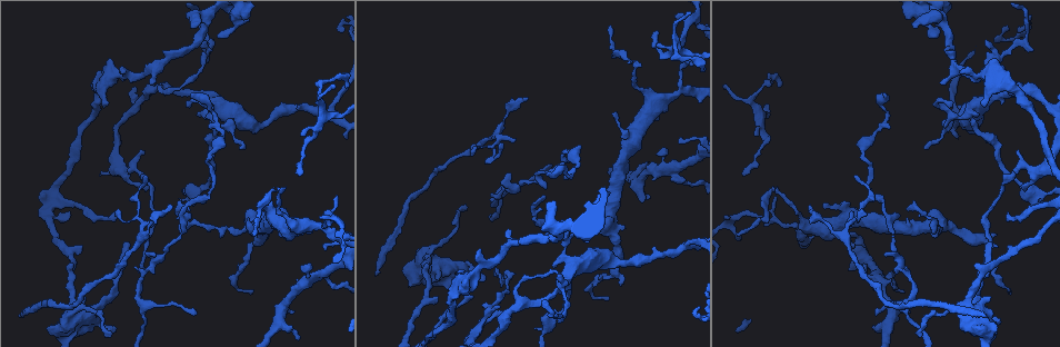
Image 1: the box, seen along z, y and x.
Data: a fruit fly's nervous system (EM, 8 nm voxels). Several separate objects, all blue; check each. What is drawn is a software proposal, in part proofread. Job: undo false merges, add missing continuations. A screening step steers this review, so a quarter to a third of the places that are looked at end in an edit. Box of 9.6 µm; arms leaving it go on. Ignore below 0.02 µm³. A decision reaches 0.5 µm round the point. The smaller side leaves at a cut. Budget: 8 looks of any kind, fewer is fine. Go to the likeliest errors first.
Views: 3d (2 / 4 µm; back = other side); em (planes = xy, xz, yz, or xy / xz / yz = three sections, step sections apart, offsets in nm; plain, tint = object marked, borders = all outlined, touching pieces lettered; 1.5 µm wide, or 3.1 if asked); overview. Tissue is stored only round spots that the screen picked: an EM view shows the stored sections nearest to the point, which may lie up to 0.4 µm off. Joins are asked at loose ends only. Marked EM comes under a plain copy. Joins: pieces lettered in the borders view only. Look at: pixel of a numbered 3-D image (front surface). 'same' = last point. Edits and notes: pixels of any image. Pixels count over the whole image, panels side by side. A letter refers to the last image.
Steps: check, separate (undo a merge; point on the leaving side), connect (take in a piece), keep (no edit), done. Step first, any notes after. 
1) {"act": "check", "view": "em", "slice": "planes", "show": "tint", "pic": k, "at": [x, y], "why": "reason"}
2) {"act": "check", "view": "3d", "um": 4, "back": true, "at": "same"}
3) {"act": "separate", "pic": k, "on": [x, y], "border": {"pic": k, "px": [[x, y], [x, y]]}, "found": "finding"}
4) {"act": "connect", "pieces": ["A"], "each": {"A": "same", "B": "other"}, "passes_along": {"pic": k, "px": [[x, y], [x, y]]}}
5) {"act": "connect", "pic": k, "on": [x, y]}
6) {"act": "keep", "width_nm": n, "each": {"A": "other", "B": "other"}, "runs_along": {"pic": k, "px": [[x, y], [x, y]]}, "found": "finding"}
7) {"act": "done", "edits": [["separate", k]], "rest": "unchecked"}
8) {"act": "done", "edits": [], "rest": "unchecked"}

{"act": "check", "view": "em", "slice": "planes", "show": "borders", "pic": 1, "at": [19, 316], "why": "free end"}

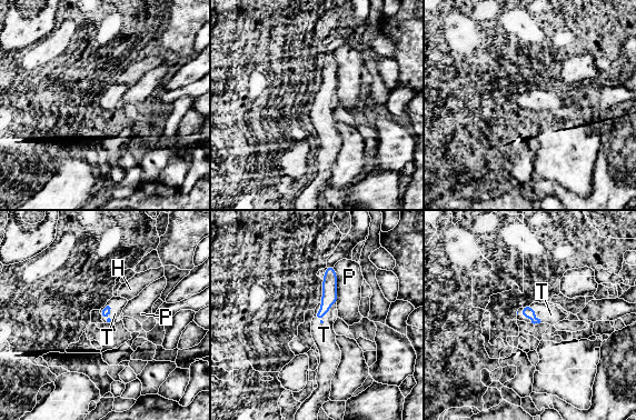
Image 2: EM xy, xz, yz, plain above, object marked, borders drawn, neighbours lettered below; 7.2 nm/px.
{"act": "connect", "pieces": ["T"], "each": {"H": "other", "P": "other", "T": "same"}, "passes_along": {"pic": 2, "px": [[329, 283], [326, 313], [324, 334]]}, "found": "the neuron continues"}

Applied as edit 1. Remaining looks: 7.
{"act": "check", "view": "3d", "um": 2, "pic": 1, "at": [254, 234], "why": "long arm stops here"}

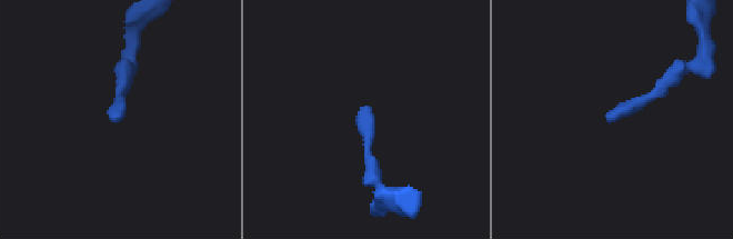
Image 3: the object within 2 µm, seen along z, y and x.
{"act": "check", "view": "em", "slice": "planes", "show": "tint", "pic": 3, "at": [366, 108]}

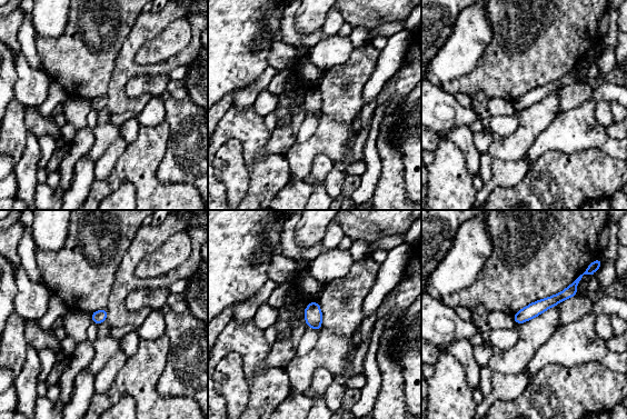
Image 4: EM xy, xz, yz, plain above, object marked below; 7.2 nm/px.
{"act": "check", "view": "em", "slice": "planes", "show": "borders", "at": "same", "why": "see the neighbours"}

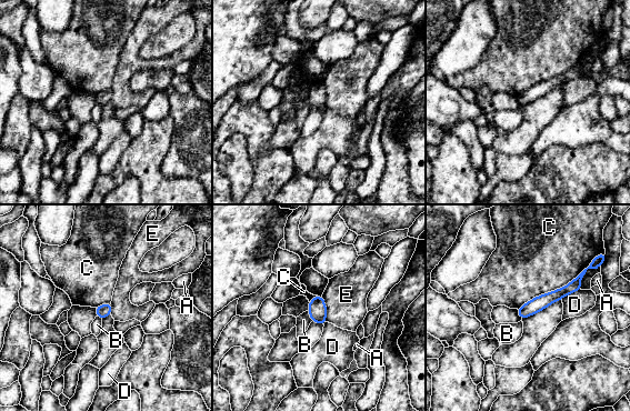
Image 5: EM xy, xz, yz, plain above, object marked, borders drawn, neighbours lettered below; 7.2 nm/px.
{"act": "keep", "width_nm": 100, "each": {"A": "other", "B": "other", "C": "other", "D": "other", "E": "other"}, "found": "none of them fits"}

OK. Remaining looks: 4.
{"act": "check", "view": "3d", "um": 2, "pic": 1, "at": [995, 235], "why": "free end"}

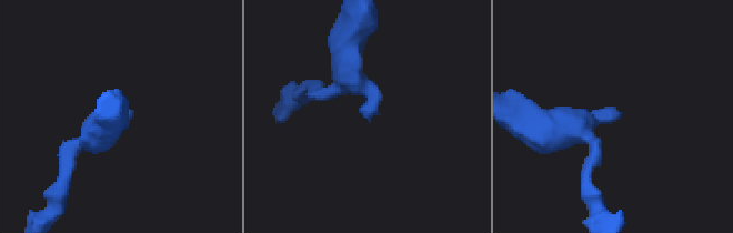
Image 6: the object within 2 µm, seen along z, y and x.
{"act": "check", "view": "em", "slice": "yz", "step": 8, "show": "tint", "pic": 6, "at": [369, 122]}

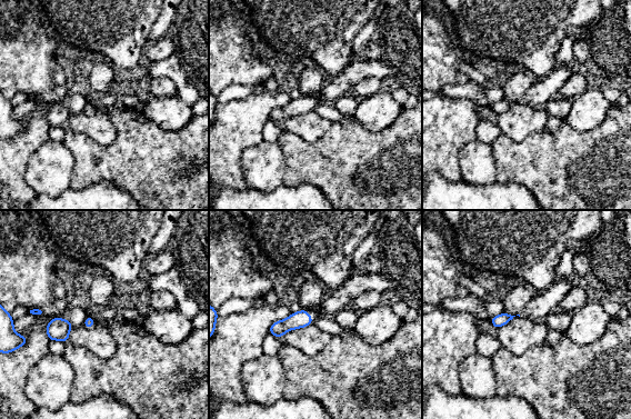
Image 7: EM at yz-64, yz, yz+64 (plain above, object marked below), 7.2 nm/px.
{"act": "check", "view": "em", "slice": "planes", "show": "borders", "at": "same", "why": "cut it another way"}

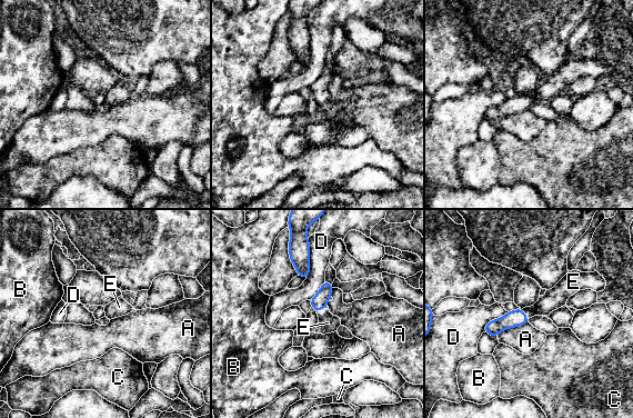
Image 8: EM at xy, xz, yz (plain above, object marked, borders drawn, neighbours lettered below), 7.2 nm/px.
{"act": "connect", "pieces": ["E"], "each": {"A": "other", "B": "other", "C": "other", "D": "other", "E": "same"}, "passes_along": {"pic": 8, "px": [[320, 300], [322, 307], [328, 322]]}, "found": "the neuron continues"}

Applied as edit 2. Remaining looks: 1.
{"act": "done", "edits": [["connect", 2], ["connect", 8]], "rest": "unchecked"}

